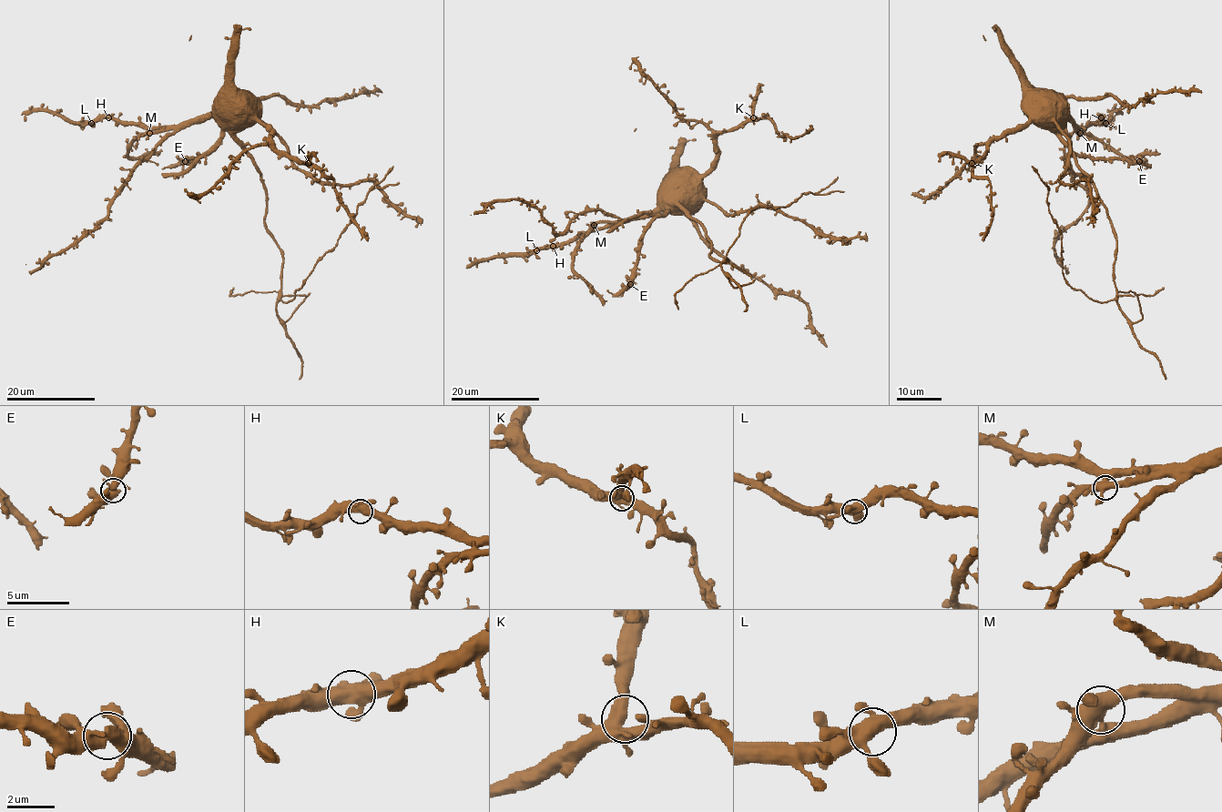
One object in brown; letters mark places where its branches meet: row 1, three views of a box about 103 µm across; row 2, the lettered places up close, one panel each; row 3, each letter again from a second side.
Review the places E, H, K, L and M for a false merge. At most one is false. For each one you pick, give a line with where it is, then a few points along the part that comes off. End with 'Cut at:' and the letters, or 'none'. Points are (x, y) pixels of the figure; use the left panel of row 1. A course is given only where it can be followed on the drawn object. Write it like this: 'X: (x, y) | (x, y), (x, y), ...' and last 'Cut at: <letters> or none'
Cut at: none

